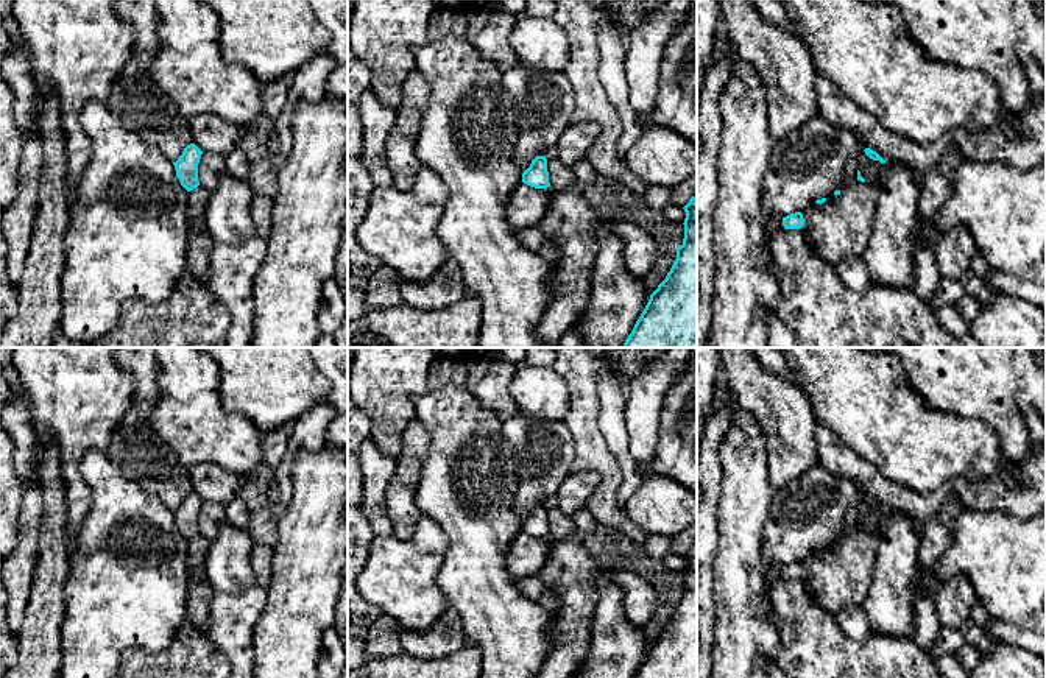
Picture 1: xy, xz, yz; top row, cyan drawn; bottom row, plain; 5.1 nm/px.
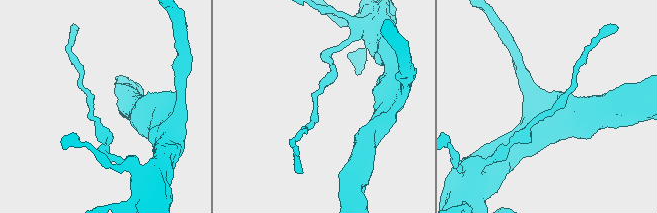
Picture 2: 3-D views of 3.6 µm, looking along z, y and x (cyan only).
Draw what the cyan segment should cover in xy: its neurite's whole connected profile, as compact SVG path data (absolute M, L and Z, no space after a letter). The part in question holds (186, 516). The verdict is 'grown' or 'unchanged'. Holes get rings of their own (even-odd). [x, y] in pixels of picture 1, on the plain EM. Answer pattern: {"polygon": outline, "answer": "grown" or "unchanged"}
{"polygon": "M190 493L184 497L182 503L173 511L176 525L181 535L190 541L200 535L198 530L198 513L201 508L203 500L195 494Z", "answer": "unchanged"}

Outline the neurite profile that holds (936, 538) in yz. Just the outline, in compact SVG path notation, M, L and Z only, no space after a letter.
M949 496L940 511L924 524L918 549L918 569L921 572L929 572L948 549L951 542L951 524L960 508L959 499Z

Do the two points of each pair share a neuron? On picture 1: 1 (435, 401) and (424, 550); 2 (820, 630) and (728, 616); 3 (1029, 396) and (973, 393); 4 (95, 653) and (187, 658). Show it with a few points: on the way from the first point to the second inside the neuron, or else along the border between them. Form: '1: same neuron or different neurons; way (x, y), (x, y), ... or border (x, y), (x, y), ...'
1: different neurons; border (423, 515), (445, 533), (445, 550)
2: different neurons; border (767, 588), (772, 617), (778, 628), (777, 658)
3: same neuron; way (1015, 393), (987, 393)
4: different neurons; border (156, 653), (147, 649), (127, 647), (117, 661)

